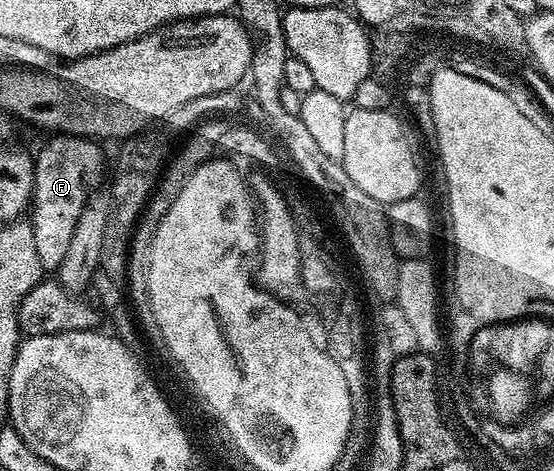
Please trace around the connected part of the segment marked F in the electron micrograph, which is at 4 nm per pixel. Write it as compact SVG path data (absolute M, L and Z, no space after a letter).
M53 134L48 138L50 140L42 146L41 153L36 153L33 161L31 223L35 230L35 250L39 253L39 262L45 269L55 270L67 255L67 246L71 246L71 233L75 230L75 222L79 222L79 214L83 214L83 206L105 172L105 156L101 153L102 145L88 136Z

